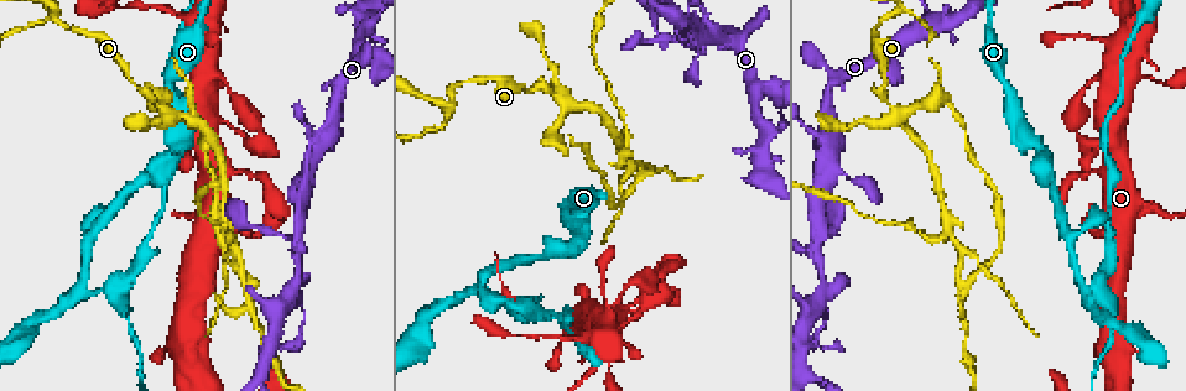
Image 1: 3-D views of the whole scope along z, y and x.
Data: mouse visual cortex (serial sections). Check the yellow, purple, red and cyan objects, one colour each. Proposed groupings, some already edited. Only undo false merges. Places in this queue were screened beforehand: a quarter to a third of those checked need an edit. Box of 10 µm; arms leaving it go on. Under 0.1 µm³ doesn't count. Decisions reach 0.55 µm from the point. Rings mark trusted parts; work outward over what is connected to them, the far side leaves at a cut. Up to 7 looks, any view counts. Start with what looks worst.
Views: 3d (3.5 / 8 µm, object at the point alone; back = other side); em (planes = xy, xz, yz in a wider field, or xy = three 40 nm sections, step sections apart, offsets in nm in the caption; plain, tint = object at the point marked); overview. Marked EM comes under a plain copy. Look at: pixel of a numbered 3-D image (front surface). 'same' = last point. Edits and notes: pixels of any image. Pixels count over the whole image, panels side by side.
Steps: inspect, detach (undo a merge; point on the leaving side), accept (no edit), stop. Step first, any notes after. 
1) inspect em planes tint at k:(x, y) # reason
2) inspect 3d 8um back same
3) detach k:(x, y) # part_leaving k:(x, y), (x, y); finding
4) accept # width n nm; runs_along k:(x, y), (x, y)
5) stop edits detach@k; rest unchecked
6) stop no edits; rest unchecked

inspect 3d 3.5um at 1:(508, 301) # branch point

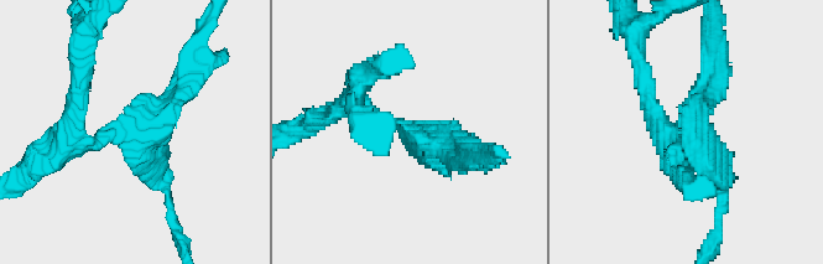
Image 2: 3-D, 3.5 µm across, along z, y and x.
inspect em xy step 3 tint at 2:(133, 132)

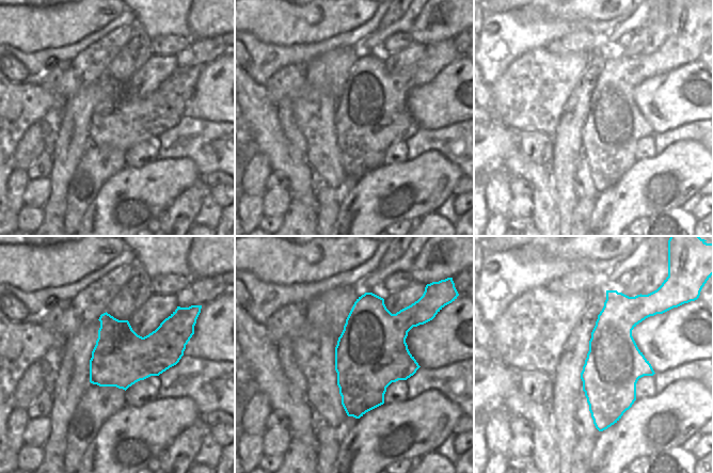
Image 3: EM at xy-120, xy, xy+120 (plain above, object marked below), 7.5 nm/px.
inspect em xy step 5 tint same

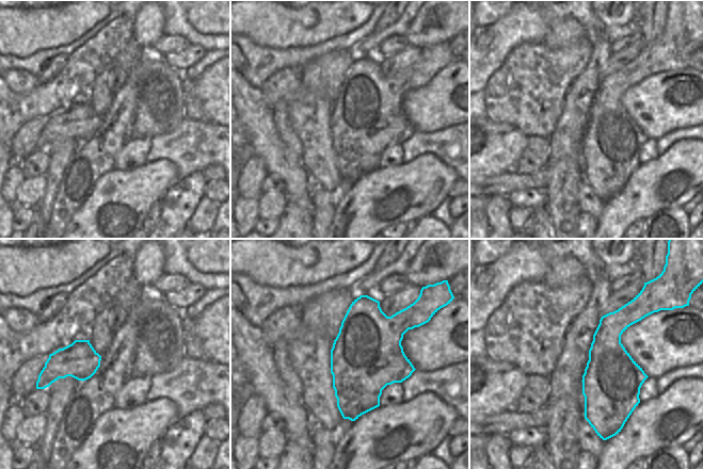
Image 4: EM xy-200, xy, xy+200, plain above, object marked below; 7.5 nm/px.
accept # runs_along 2:(344, 105), (386, 115), (458, 160); one cell here

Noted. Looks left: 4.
inspect 3d 3.5um at 1:(330, 121) # sharp bend

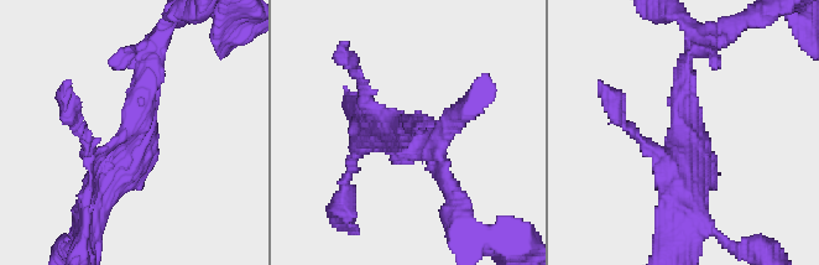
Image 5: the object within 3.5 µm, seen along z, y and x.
inspect em xy step 3 tint at 5:(137, 130) # arms 3; arm_widths 200, 250, 250 nm; now the EM

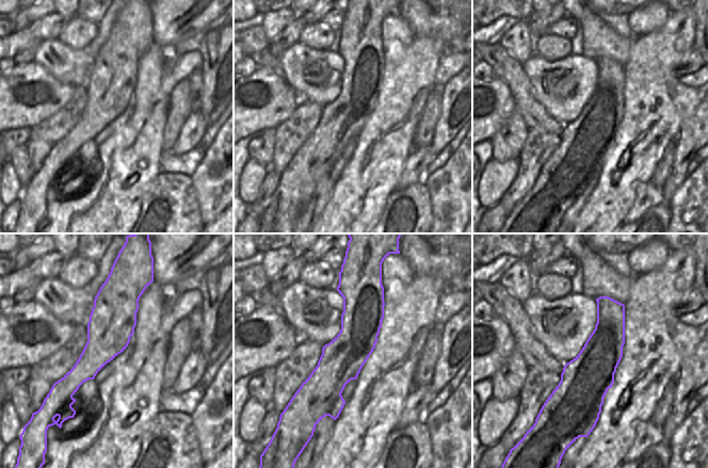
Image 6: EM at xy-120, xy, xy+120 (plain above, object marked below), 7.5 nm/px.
inspect em xy step 1 tint same # another direction

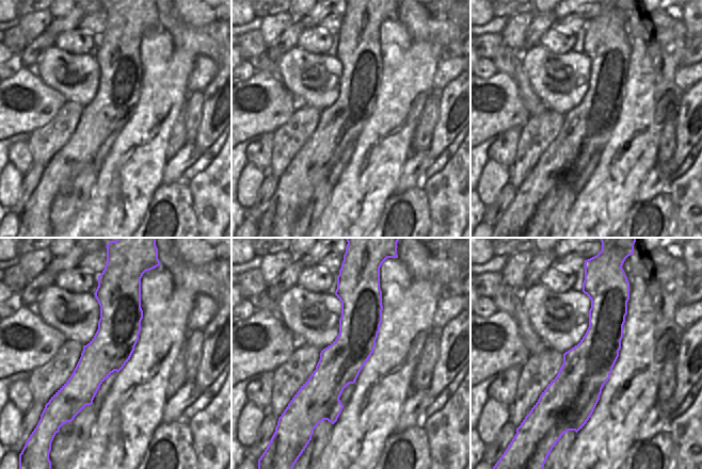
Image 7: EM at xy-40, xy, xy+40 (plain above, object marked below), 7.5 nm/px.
accept # runs_along 7:(596, 287), (577, 426); continuous, no second cell

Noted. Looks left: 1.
stop no edits; rest unchecked

